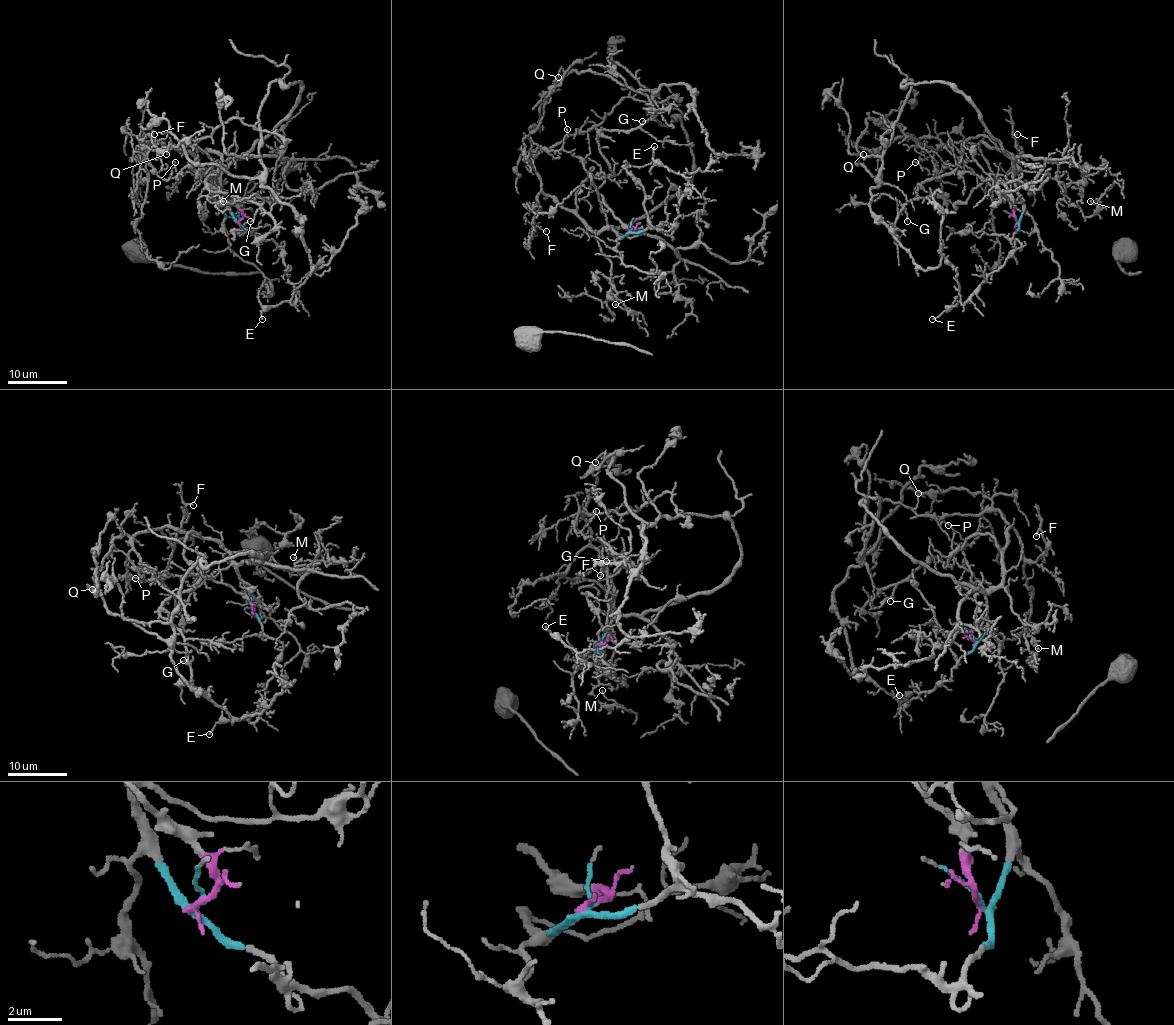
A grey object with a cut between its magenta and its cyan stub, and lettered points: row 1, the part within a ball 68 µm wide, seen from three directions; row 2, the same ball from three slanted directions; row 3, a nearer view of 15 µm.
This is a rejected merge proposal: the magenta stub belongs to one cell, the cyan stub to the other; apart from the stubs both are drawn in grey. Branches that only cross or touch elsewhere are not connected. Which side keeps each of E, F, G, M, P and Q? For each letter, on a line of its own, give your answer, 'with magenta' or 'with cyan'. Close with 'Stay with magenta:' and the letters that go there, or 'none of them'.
E: with cyan
F: with cyan
G: with cyan
M: with cyan
P: with magenta
Q: with cyan
Stay with magenta: P

